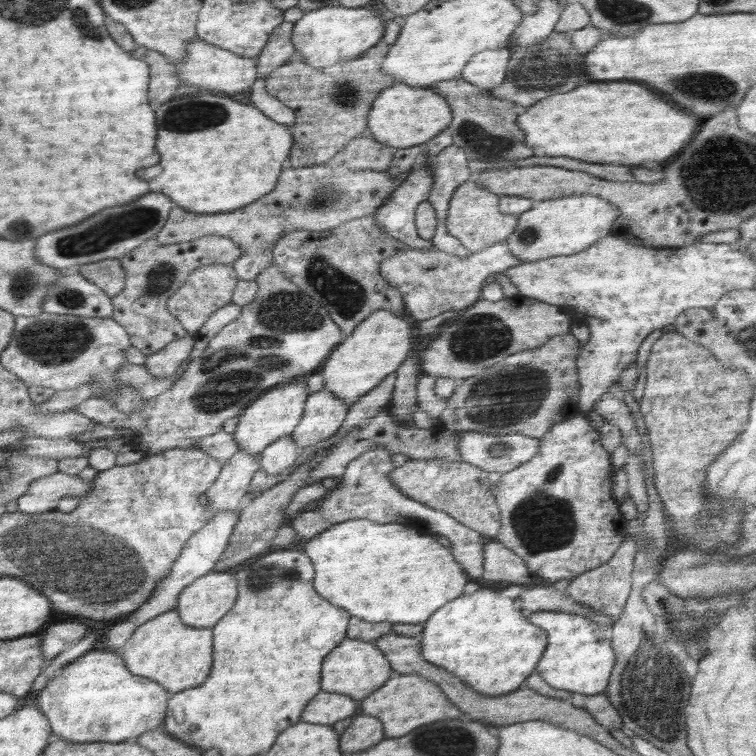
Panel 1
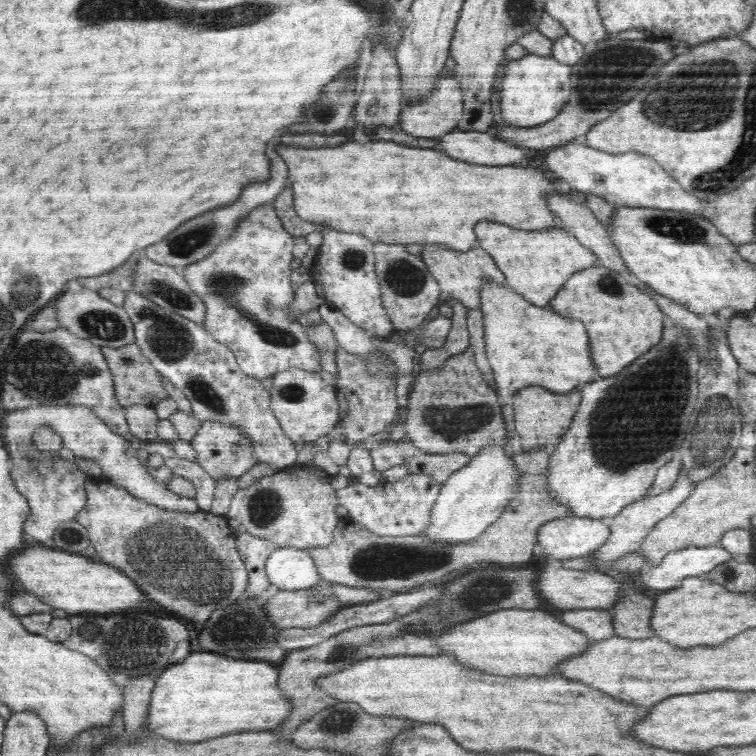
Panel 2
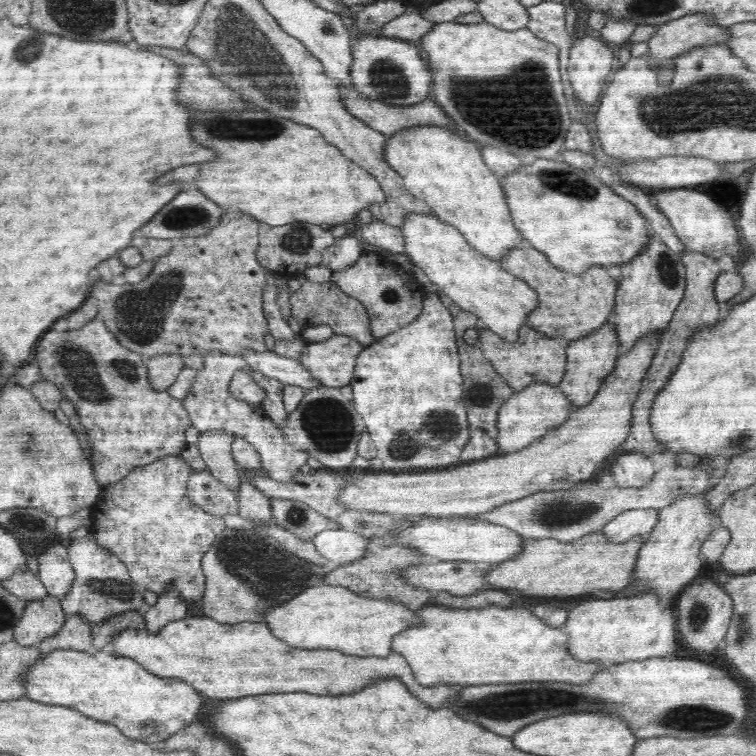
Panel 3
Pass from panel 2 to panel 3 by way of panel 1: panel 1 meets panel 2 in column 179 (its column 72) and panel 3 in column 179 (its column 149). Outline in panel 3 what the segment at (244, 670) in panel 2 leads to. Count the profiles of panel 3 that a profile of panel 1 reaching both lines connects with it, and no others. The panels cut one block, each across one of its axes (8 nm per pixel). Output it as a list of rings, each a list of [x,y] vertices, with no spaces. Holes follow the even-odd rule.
[[[107,649],[89,652],[76,650],[54,650],[36,660],[32,670],[28,672],[28,698],[30,700],[59,707],[76,709],[88,718],[114,723],[127,737],[153,744],[162,743],[170,736],[176,735],[187,727],[192,718],[200,714],[206,699],[185,680],[165,678],[148,672],[138,661],[127,656],[111,654]]]

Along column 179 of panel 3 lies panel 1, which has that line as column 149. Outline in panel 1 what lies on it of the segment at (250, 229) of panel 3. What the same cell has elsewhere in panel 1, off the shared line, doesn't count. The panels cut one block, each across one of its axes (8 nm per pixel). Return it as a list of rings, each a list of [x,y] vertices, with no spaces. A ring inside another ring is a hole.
[[[206,235],[196,240],[178,244],[162,244],[156,238],[150,238],[132,252],[121,256],[126,276],[126,286],[119,295],[111,298],[112,319],[119,322],[131,336],[131,346],[145,357],[154,355],[168,344],[188,333],[176,318],[170,315],[167,300],[188,279],[192,271],[204,265],[232,265],[240,258],[242,249],[228,237]]]

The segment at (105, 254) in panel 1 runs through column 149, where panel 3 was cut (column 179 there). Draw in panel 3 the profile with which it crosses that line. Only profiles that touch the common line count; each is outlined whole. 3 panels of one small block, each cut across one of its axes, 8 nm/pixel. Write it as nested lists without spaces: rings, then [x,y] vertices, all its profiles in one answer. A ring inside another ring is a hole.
[[[188,188],[184,192],[178,192],[176,198],[169,204],[166,204],[158,214],[150,218],[142,228],[138,228],[135,236],[146,238],[159,238],[160,240],[177,240],[180,238],[190,238],[190,236],[204,236],[212,228],[218,226],[222,216],[225,216],[227,210],[208,197],[198,188]]]

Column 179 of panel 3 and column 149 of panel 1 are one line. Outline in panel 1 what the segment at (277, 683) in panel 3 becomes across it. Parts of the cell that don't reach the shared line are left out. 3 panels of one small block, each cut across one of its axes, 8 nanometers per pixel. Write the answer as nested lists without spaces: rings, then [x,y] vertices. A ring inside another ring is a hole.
[[[168,610],[134,630],[120,654],[134,676],[155,680],[168,693],[201,686],[212,670],[212,627],[196,628],[182,623],[180,614]]]

